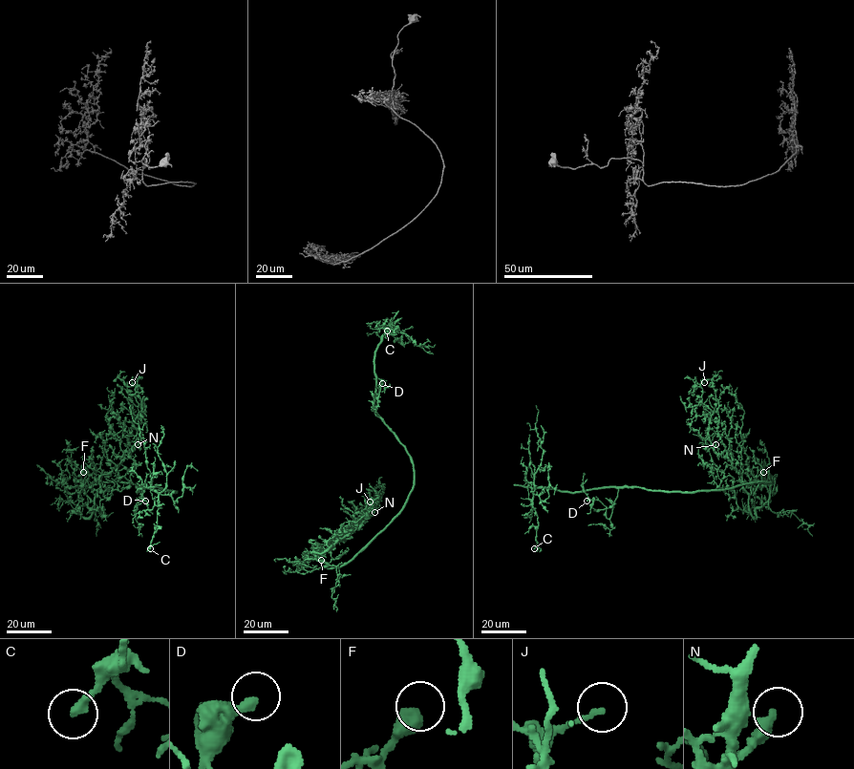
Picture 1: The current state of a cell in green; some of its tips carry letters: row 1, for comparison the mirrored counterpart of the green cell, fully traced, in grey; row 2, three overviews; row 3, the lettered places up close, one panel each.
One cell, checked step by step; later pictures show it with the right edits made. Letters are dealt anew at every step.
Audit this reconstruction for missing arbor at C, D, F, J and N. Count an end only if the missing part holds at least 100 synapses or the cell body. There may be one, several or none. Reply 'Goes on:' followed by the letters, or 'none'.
Goes on: none

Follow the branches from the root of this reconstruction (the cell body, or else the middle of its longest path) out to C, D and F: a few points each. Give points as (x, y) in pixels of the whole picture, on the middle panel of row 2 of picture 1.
C: (388, 523), (413, 487), (414, 470), (406, 447), (374, 410), (377, 345), (396, 330), (394, 335), (387, 331)
D: (388, 523), (401, 509), (413, 487), (414, 470), (406, 447), (372, 409), (382, 383)
F: (388, 523), (351, 561), (327, 568), (322, 566), (327, 563), (321, 560)

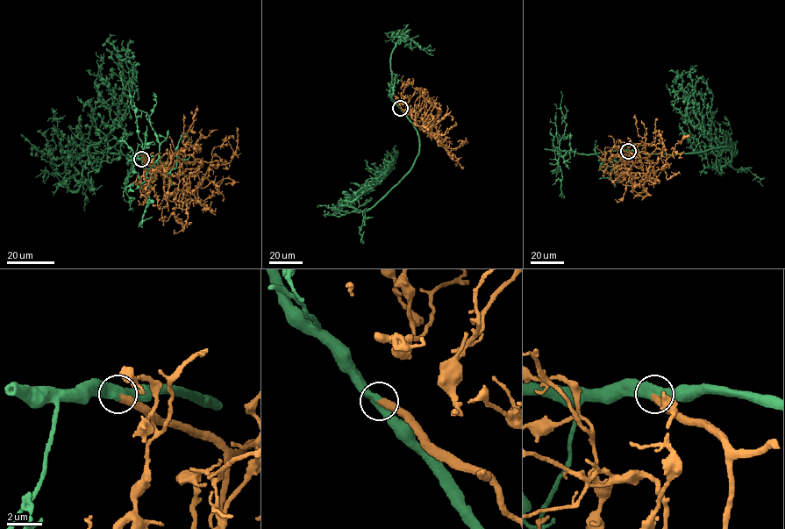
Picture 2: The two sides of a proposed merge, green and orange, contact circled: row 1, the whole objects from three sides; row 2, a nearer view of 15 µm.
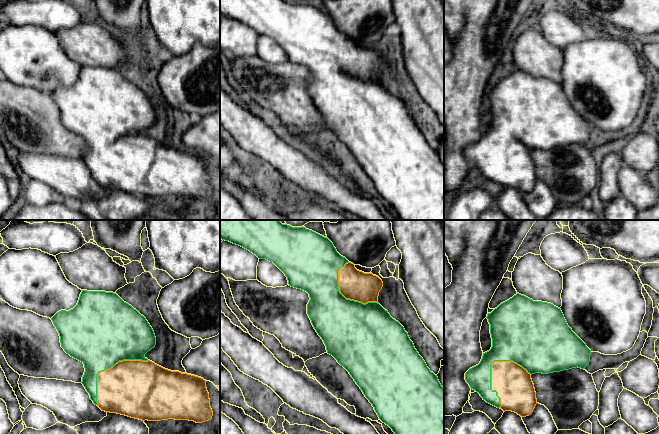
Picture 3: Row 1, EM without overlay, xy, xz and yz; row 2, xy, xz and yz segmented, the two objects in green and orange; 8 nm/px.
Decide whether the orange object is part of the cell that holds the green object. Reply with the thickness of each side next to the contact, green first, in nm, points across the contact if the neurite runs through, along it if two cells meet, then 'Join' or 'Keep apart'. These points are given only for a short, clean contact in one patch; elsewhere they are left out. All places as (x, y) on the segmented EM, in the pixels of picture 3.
Thickness 190 nm (green) against 300 nm. Join

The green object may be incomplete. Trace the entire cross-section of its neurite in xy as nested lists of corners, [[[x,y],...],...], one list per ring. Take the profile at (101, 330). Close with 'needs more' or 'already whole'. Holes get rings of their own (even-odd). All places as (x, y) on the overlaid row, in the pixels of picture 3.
[[[82,290],[73,309],[61,310],[51,320],[59,333],[64,351],[84,364],[85,372],[81,383],[89,393],[90,399],[102,411],[142,421],[175,419],[202,423],[212,419],[213,412],[206,380],[195,375],[165,369],[148,360],[145,354],[156,345],[154,331],[146,318],[116,293]]] | needs more

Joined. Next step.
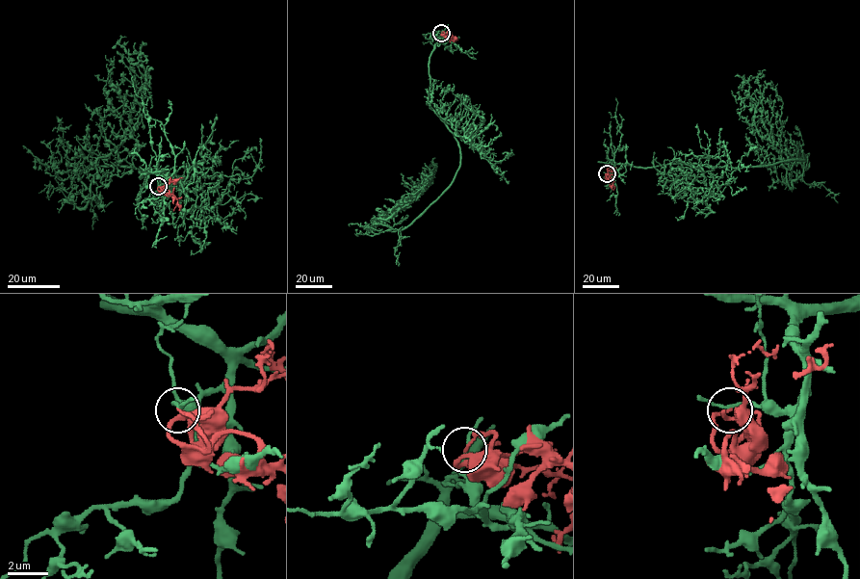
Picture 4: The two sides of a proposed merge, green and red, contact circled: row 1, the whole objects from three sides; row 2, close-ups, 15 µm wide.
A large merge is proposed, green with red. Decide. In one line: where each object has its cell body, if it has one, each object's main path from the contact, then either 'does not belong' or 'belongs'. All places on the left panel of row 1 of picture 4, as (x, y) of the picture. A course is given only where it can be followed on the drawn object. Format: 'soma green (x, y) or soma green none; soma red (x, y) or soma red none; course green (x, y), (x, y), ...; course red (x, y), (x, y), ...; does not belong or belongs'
soma green none; soma red none; course green (158, 186), (140, 171), (186, 177), (89, 166), (68, 198), (86, 204), (96, 160), (136, 127), (145, 56); course red (158, 186), (162, 192), (169, 191), (177, 200), (173, 211); does not belong

